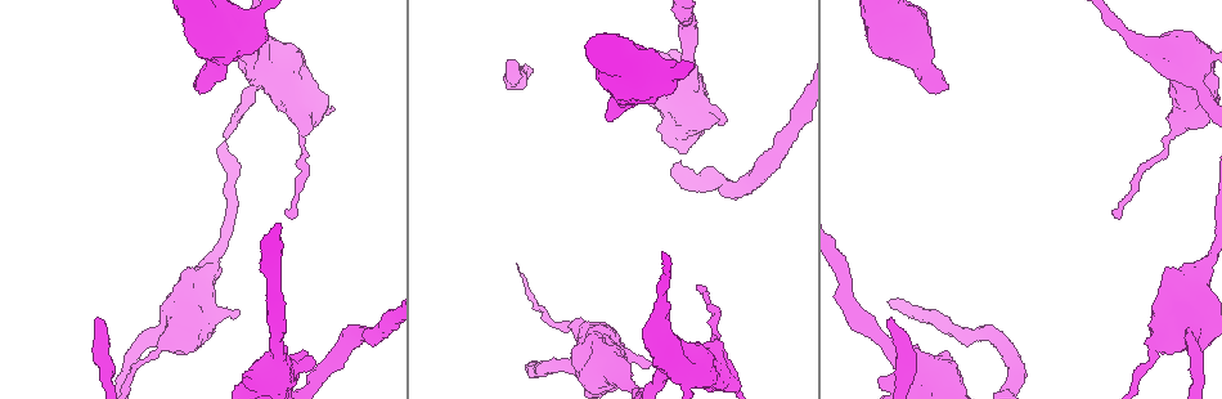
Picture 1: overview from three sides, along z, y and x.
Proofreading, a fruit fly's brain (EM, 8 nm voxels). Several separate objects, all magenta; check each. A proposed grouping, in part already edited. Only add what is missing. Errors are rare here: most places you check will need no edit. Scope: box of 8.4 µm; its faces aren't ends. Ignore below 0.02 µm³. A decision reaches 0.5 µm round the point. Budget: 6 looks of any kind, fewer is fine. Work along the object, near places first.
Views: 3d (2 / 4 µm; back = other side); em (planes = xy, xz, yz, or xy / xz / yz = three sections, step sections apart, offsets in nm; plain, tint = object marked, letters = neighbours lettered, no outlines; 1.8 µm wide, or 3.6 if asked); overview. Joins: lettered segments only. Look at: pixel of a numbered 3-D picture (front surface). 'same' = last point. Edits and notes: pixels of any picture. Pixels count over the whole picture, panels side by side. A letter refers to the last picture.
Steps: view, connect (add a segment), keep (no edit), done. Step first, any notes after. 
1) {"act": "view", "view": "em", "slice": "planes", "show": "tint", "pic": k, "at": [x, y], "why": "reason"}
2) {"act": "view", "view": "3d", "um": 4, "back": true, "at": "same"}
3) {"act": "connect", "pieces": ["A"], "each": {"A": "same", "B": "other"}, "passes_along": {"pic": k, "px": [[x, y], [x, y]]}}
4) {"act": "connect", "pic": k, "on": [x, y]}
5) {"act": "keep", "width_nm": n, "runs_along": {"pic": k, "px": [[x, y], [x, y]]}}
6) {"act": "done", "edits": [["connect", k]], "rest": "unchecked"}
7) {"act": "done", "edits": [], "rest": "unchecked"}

{"act": "view", "view": "em", "slice": "planes", "show": "letters", "pic": 1, "at": [946, 85], "why": "thick end"}

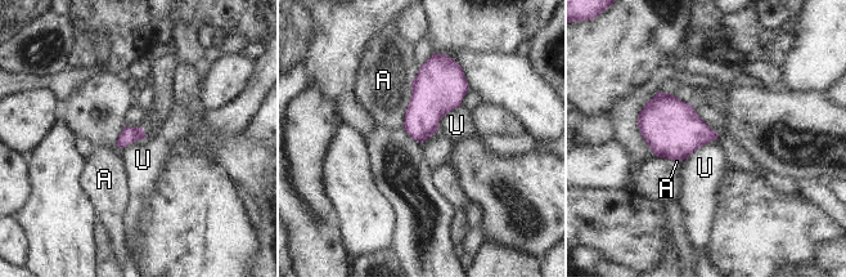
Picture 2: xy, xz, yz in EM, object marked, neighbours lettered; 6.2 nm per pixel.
{"act": "keep", "each": {"A": "other", "U": "other"}, "found": "none of them fits"}

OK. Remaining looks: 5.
{"act": "view", "view": "3d", "um": 4, "pic": 1, "at": [888, 319], "why": "stops while still wide"}

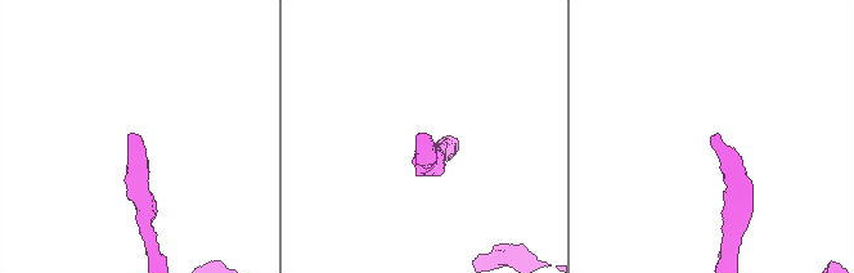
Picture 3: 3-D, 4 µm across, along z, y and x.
{"act": "view", "view": "em", "slice": "planes", "show": "letters", "pic": 3, "at": [719, 134], "why": "need the tissue"}

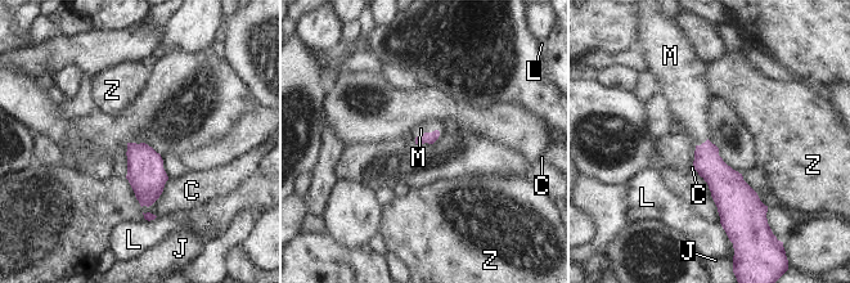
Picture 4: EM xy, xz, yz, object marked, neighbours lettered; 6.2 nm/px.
{"act": "connect", "pieces": ["M"], "longest_contact_nm": ["C", 240], "each": {"C": "other", "J": "other", "L": "other", "M": "same", "Z": "other"}, "found": "it goes on there"}

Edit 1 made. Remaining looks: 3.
{"act": "view", "view": "em", "slice": "planes", "show": "letters", "pic": 1, "at": [696, 287], "why": "long arm stops here"}

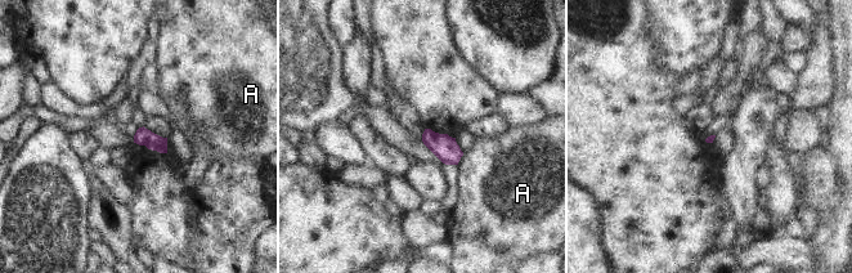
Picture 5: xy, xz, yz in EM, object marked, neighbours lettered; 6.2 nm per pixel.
{"act": "keep", "each": {"A": "other"}, "border": {"pic": 5, "px": [[463, 152], [457, 165]]}, "found": "none of them fits"}

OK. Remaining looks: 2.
{"act": "done", "edits": [["connect", 4]], "rest": "unchecked"}

